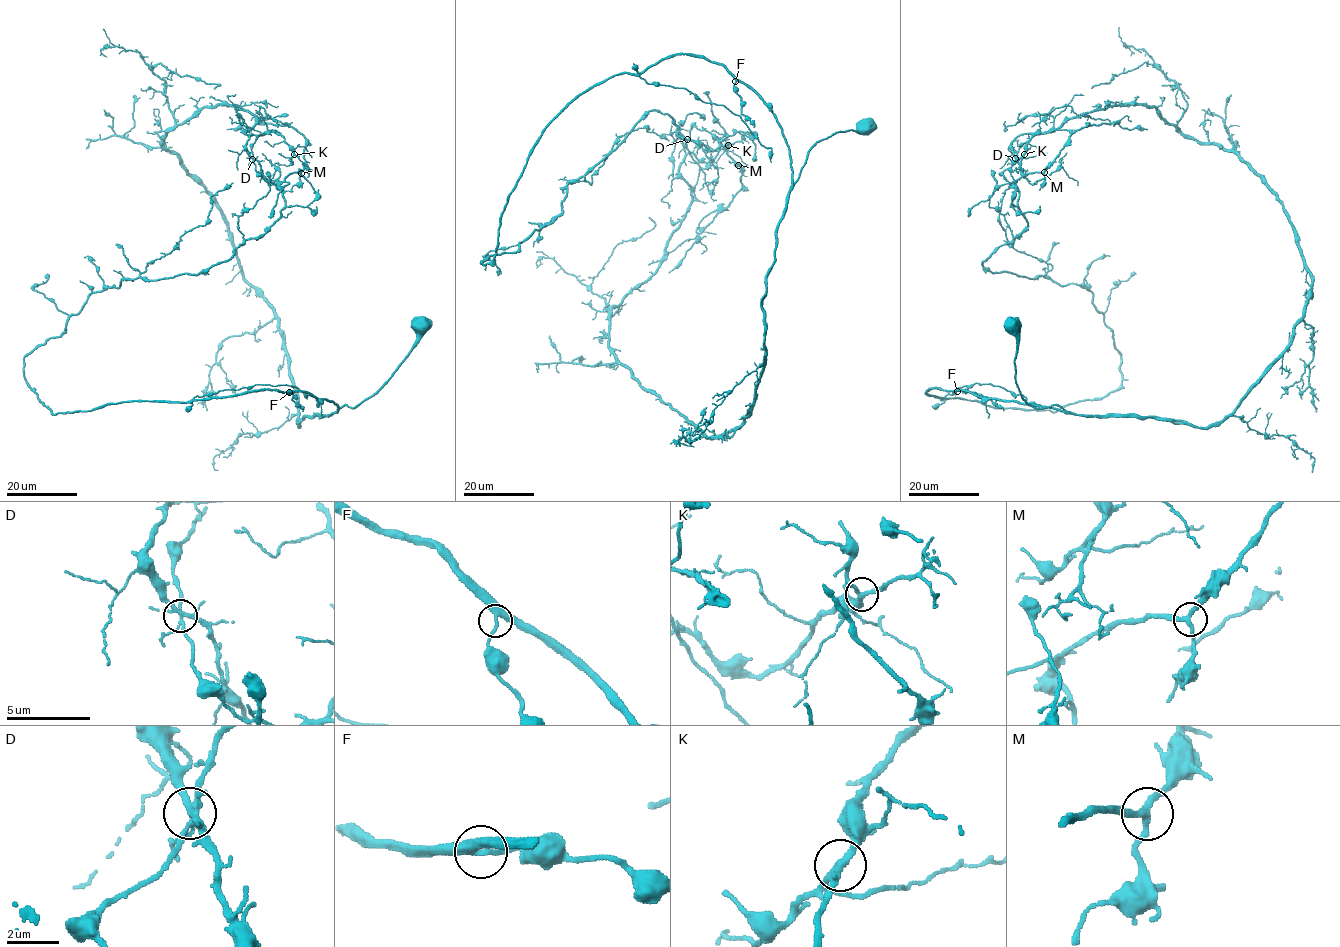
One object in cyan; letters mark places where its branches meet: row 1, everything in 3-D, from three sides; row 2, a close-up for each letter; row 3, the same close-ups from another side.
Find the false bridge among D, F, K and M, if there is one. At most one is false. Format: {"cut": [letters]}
{"cut": []}

